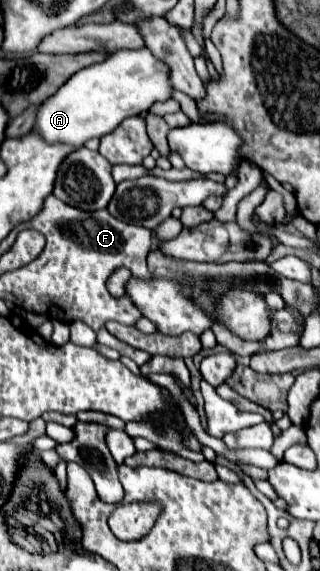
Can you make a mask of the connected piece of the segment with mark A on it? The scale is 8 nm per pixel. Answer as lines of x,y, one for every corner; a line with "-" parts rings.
146,47
122,49
112,53
106,61
74,73
58,93
38,109
34,131
42,133
46,141
62,141
78,147
92,137
112,133
124,119
144,115
154,103
168,101
170,97
172,83
168,65
156,59

